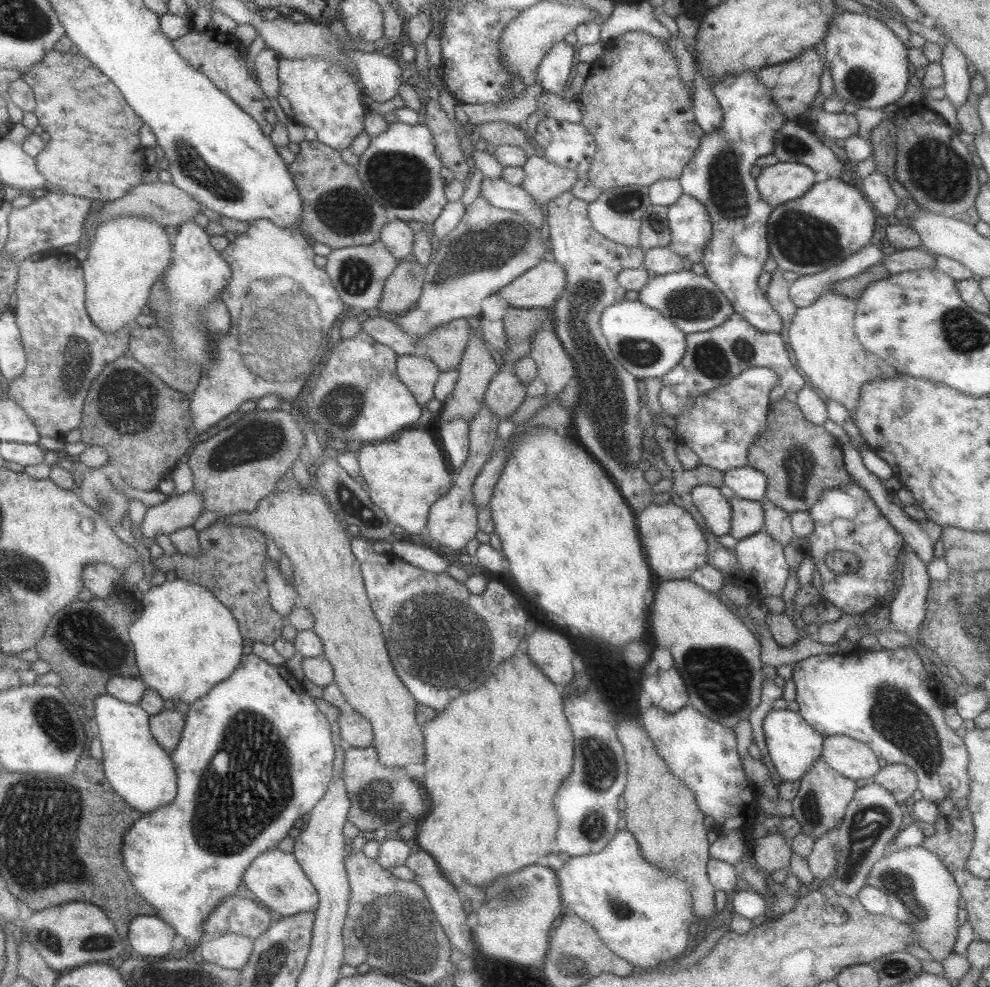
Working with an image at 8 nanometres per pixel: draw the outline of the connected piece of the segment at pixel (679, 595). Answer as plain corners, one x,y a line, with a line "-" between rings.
690,579
661,580
656,583
654,604
650,609
650,628
655,644
672,653
675,667
685,680
689,702
710,720
733,728
739,720
748,719
758,704
762,690
762,668
760,643
744,625
741,616
728,608
714,593
694,584

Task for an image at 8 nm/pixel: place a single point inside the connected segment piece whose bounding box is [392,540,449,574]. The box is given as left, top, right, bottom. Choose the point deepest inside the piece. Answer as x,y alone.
427,559

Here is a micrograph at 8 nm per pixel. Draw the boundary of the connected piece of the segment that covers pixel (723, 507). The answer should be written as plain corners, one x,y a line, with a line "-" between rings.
701,484
692,489
691,495
693,503
714,535
720,537
729,534
733,510
728,499
720,493
720,489

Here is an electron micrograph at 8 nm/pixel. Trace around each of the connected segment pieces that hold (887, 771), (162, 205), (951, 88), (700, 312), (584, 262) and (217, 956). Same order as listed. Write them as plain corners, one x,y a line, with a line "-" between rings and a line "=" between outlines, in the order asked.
887,763
872,782
883,786
898,803
911,802
912,795
918,788
916,773
905,764
=
158,180
156,183
140,184
134,187
128,194
121,199
106,201
102,204
102,208
97,213
92,213
86,217
86,232
83,240
91,238
94,240
94,235
97,232
99,224
122,218
123,216
141,216
153,220
162,226
178,226
181,222
189,221
200,212
201,204
196,202
189,194
183,192
180,188
174,187
174,184
168,184
=
950,40
946,41
943,52
939,64
944,72
945,97
952,102
954,107
960,108
964,102
968,102
968,93
971,89
971,76
968,72
970,64
966,56
=
692,270
650,276
638,294
642,304
661,312
686,335
718,328
735,311
732,303
707,275
=
567,191
557,196
545,206
546,223
545,231
549,242
552,260
556,261
566,273
566,284
557,296
550,311
556,322
554,331
560,339
562,346
566,349
568,356
574,361
577,377
581,386
579,403
572,409
572,422
579,441
595,456
595,459
607,470
614,481
614,484
621,491
621,496
636,516
640,515
643,509
653,503
654,491
652,485
646,481
644,470
638,468
638,463
647,457
648,452
644,451
642,437
644,431
640,423
640,409
643,403
638,391
638,381
631,372
628,372
614,356
609,347
607,338
602,334
600,318
604,308
624,300
626,290
618,281
617,274
624,268
635,269
643,267
645,250
640,247
628,247
608,240
597,230
594,230
592,221
587,215
588,205
582,200
=
238,933
222,934
215,939
204,939
200,944
200,956
227,969
242,969
249,961
253,950
249,936

